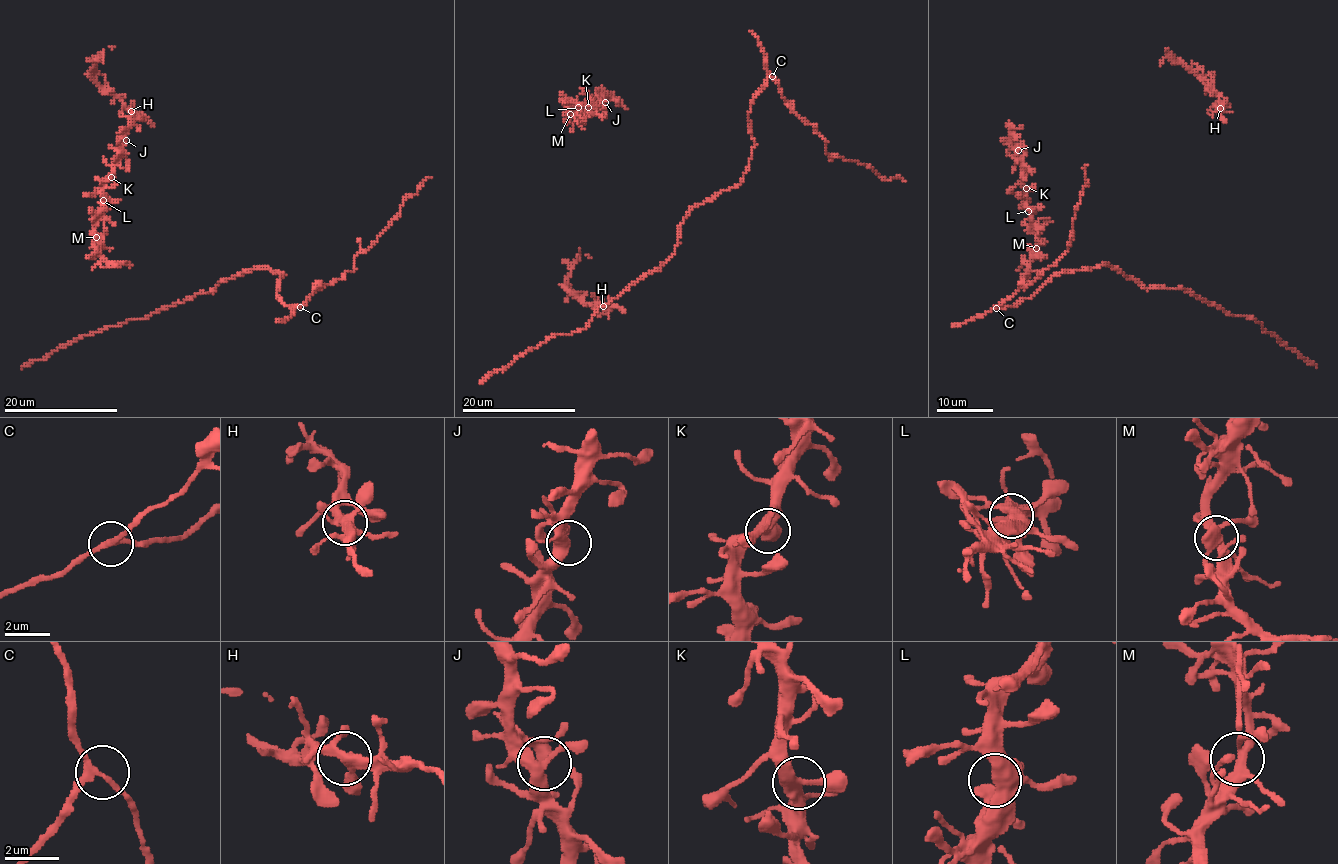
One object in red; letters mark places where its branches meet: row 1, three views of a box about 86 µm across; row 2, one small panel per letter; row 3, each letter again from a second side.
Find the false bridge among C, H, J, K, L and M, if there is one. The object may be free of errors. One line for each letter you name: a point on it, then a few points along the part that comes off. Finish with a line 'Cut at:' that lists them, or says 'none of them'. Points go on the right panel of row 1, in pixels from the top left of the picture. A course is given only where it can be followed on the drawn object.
Cut at: none of them

